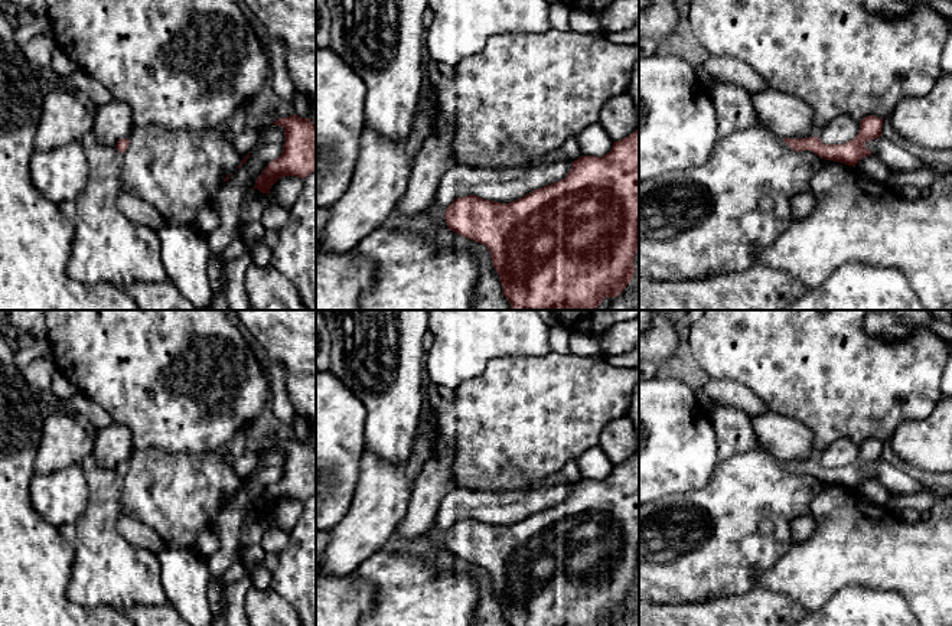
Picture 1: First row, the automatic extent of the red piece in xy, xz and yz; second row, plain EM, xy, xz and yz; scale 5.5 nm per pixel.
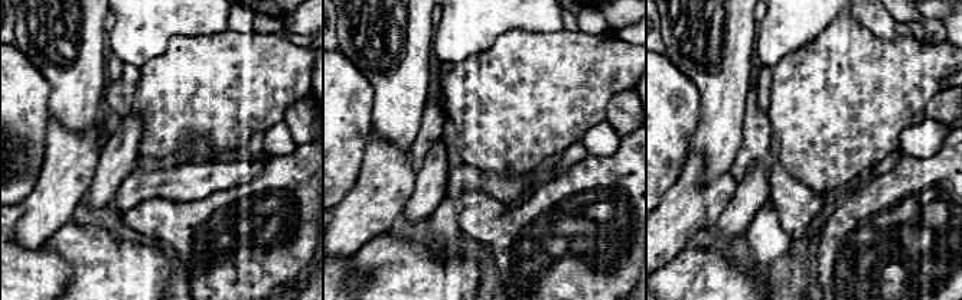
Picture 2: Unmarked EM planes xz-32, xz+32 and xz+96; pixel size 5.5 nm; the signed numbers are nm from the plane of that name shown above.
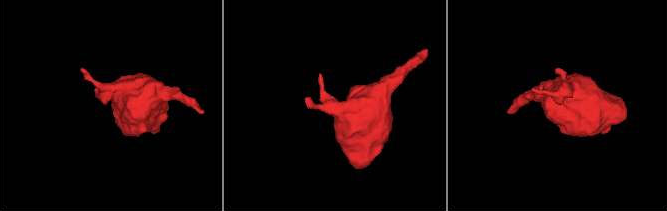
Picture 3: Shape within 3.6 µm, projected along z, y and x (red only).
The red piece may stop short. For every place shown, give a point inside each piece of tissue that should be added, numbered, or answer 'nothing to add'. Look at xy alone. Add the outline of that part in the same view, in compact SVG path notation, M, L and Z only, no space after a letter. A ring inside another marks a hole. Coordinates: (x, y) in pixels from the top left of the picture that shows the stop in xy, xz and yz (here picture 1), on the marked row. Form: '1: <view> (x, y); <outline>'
nothing to add

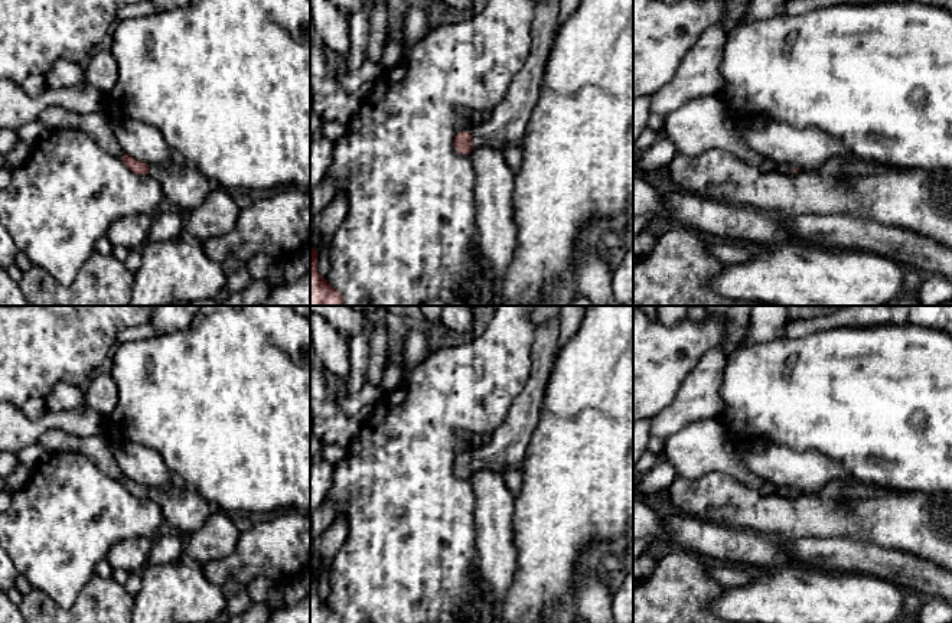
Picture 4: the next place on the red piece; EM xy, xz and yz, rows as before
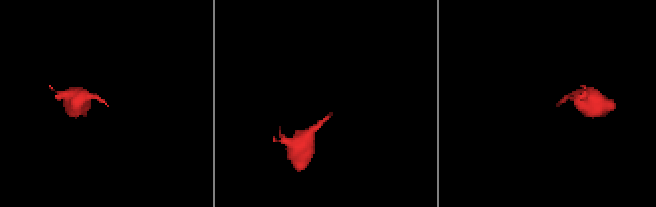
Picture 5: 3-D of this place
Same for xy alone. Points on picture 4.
1: xy (185, 186); M189 162L153 164L149 174L160 183L166 205L182 212L198 208L211 192L209 179Z

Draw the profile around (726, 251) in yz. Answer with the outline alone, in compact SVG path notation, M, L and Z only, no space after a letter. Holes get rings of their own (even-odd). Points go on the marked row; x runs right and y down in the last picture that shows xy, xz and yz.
M711 239L707 245L707 249L720 258L724 264L746 264L754 255L750 254L747 249L743 249L737 245L733 245L730 241L723 239Z

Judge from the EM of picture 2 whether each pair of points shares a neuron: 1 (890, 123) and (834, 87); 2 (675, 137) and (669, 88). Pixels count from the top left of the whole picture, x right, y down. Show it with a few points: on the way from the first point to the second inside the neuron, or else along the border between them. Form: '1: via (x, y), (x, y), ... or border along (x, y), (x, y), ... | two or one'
1: via (876, 108), (863, 95), (848, 95) | one
2: via (671, 126), (671, 100) | one

